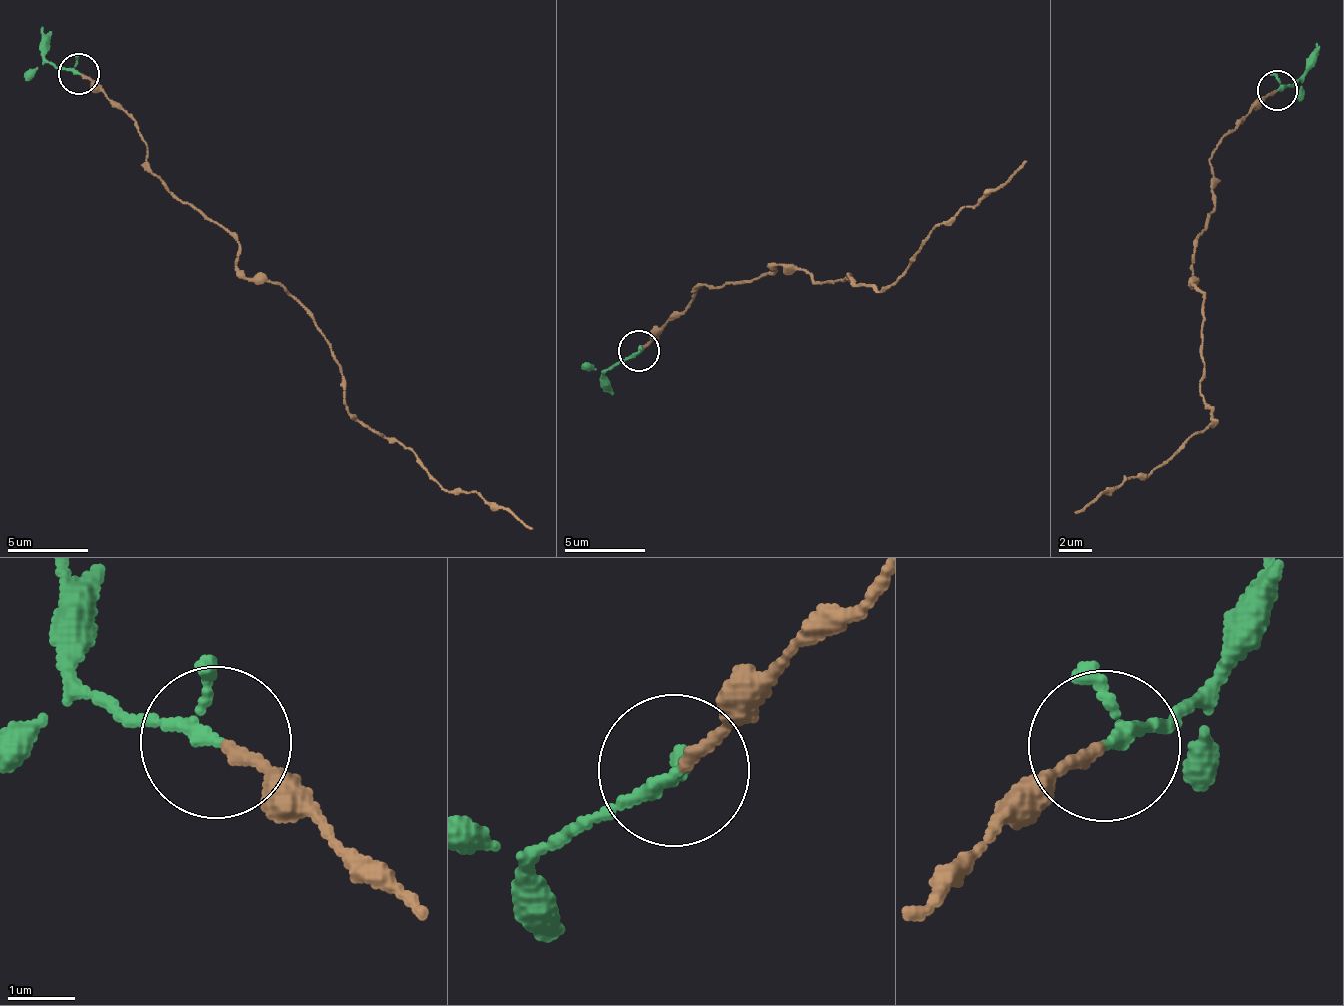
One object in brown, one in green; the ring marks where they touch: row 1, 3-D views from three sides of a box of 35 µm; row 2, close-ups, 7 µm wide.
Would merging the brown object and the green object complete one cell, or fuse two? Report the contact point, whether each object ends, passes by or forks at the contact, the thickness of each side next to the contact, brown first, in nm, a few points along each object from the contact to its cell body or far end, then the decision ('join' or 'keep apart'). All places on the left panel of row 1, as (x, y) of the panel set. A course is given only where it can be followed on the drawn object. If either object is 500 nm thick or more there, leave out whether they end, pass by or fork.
(79, 74) | brown ends | green passes by | 160/140 nm | brown via (82, 72), (148, 168), (240, 247), (236, 267), (316, 325), (344, 404), (446, 490), (479, 491), (531, 529) | green via (78, 72), (45, 56), (43, 25) | join

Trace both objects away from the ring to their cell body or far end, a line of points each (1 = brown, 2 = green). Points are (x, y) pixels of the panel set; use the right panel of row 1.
1: (1275, 89), (1211, 154), (1214, 202), (1193, 253), (1188, 282), (1204, 295), (1199, 397), (1215, 423), (1074, 513)
2: (1276, 89), (1303, 73), (1315, 41)

